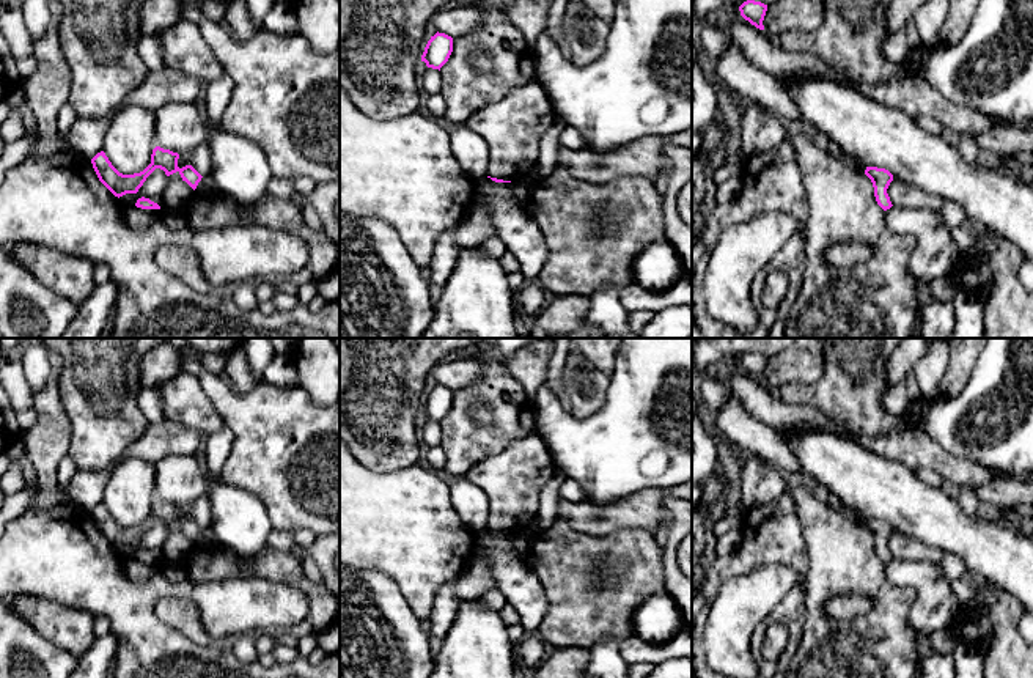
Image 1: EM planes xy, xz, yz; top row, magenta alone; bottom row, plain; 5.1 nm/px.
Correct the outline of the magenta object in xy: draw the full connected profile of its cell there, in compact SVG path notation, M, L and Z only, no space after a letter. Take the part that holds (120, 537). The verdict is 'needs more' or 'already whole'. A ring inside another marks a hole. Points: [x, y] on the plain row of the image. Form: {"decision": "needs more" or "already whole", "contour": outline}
{"decision": "already whole", "contour": "M156 499L151 507L151 516L140 525L123 527L119 525L104 503L97 505L93 511L93 521L99 530L99 533L115 547L123 549L126 546L137 546L143 538L146 530L156 522L160 521L167 529L173 525L179 525L182 533L186 533L193 543L201 533L201 527L192 519L186 518L182 521L178 519L179 507L170 502L164 502Z"}

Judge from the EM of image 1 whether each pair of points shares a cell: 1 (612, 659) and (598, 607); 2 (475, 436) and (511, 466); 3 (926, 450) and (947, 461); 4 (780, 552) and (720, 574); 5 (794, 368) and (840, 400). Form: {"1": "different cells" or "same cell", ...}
{"1": "different cells", "2": "different cells", "3": "same cell", "4": "same cell", "5": "different cells"}

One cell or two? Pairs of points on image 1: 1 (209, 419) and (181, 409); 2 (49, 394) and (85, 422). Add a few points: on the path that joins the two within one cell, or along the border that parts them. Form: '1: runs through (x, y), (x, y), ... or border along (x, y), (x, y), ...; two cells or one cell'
1: runs through (203, 417), (194, 409), (187, 409); one cell
2: border along (60, 365), (58, 397), (69, 420), (69, 439); two cells

